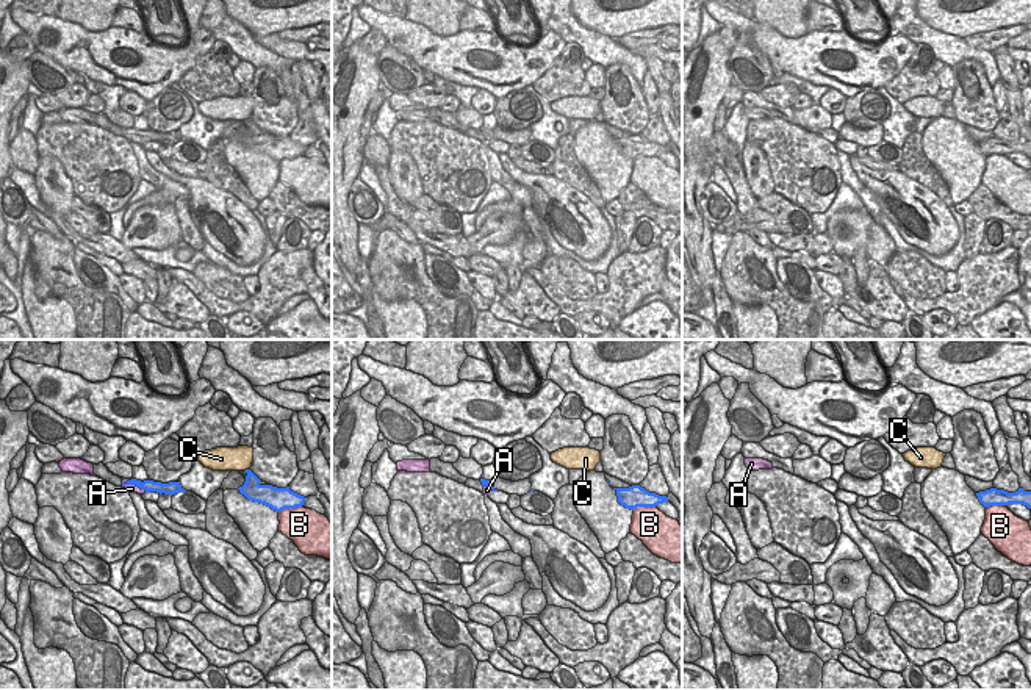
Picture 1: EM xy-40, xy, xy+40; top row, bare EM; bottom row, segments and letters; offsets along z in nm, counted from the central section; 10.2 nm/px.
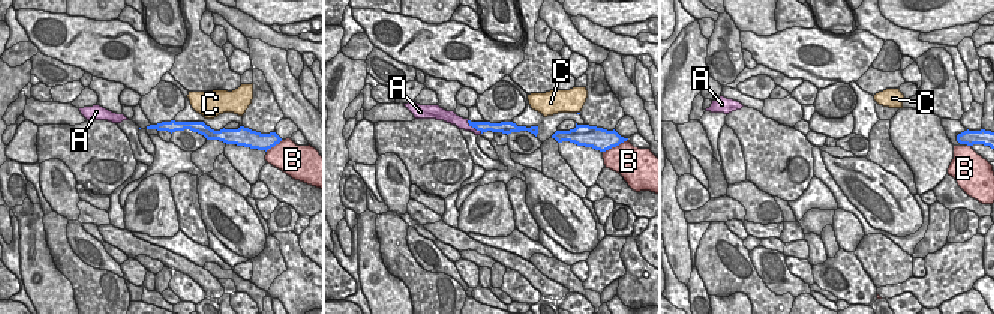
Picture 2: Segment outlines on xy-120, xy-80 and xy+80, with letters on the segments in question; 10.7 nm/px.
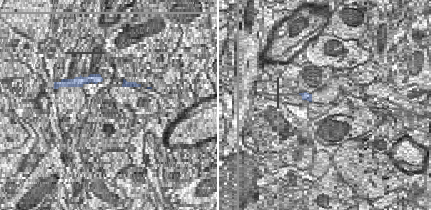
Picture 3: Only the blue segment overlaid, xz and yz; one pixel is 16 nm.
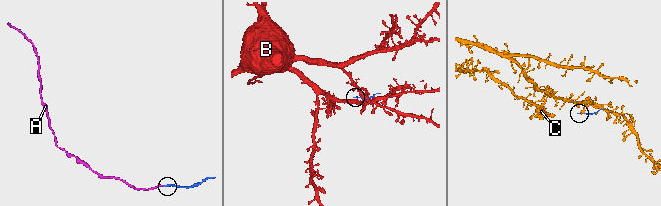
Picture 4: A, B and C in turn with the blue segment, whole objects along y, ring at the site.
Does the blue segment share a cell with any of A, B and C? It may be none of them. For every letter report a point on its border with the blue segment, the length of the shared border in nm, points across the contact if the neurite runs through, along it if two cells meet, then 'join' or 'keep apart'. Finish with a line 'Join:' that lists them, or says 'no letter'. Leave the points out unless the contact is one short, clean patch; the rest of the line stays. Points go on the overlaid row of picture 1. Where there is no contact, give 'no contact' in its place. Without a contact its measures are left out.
A: meets blue in xy-40 at (135, 484); contact 280 nm long; border along xy-40 (122, 479), (146, 492); keep apart
B: meets blue in xy-40 at (290, 507); contact 260 nm long; border along xy-40 (302, 504), (279, 512); keep apart
C: meets blue in xy-40 at (246, 470); contact 70 nm long; border along xy-40 (249, 468), (244, 471); keep apart
Join: no letter

